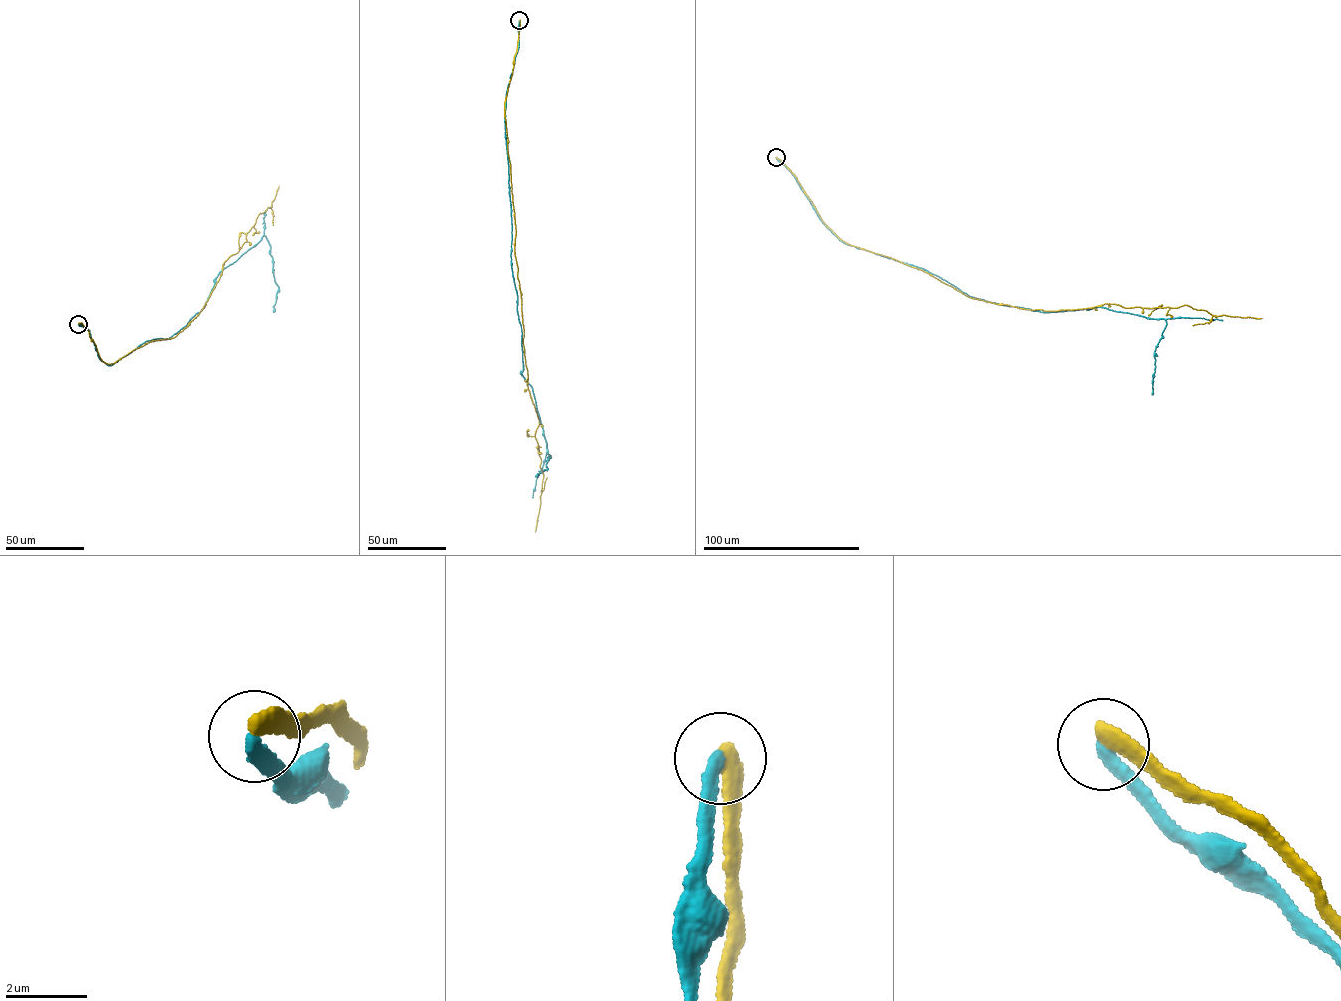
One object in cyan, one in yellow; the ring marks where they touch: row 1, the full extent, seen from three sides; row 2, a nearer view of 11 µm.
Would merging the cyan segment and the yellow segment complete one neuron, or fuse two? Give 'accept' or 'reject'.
reject

